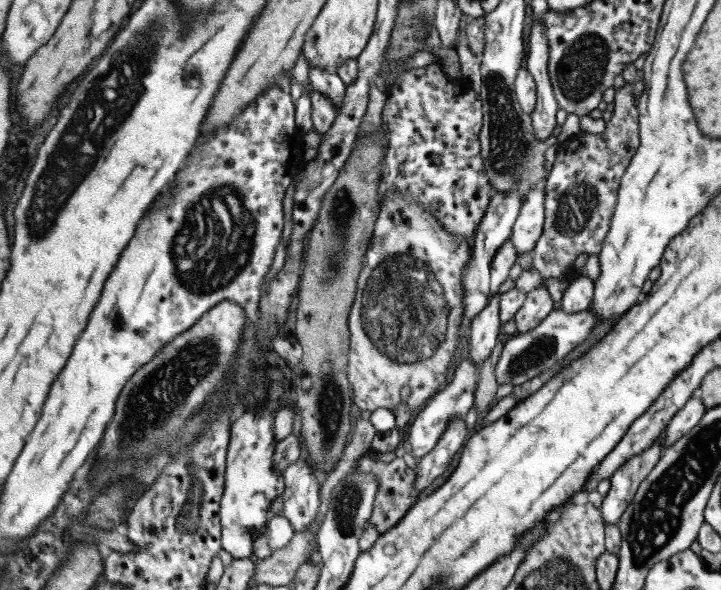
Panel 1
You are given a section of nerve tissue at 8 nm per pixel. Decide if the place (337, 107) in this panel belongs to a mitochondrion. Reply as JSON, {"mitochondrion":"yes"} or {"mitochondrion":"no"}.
{"mitochondrion":"no"}

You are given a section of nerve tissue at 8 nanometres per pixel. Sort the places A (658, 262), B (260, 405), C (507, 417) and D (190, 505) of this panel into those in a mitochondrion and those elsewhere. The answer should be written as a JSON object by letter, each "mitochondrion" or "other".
{"A":"other","B":"other","C":"other","D":"mitochondrion"}

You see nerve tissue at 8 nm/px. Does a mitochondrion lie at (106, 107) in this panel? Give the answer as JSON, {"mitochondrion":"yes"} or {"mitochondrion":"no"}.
{"mitochondrion":"yes"}

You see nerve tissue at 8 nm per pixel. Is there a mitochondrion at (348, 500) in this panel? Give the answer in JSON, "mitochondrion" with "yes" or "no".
{"mitochondrion":"yes"}

